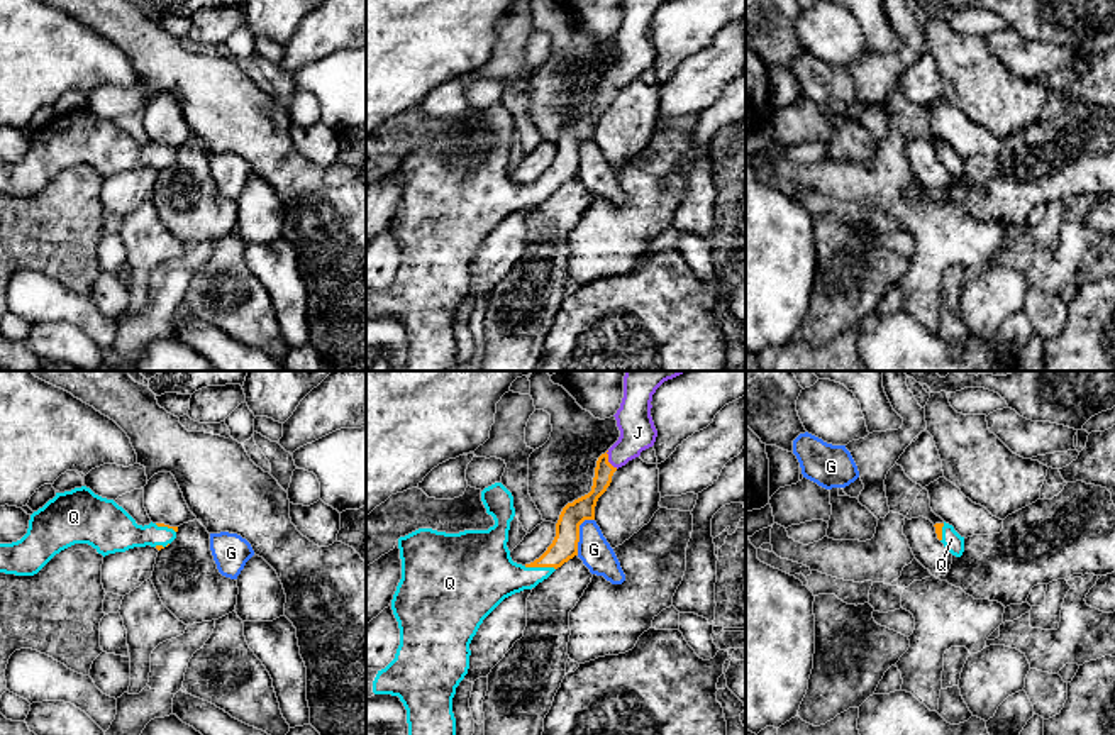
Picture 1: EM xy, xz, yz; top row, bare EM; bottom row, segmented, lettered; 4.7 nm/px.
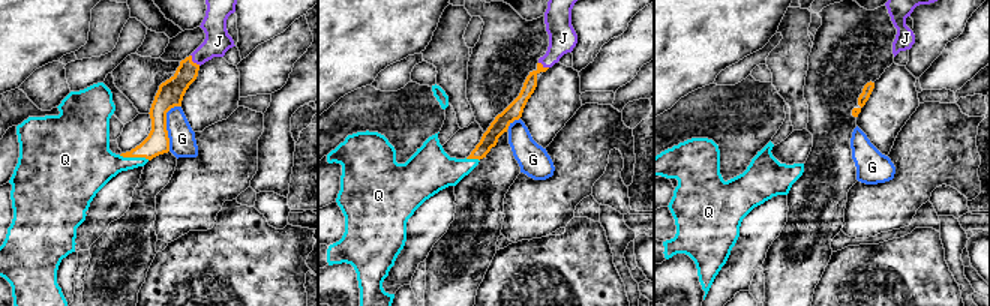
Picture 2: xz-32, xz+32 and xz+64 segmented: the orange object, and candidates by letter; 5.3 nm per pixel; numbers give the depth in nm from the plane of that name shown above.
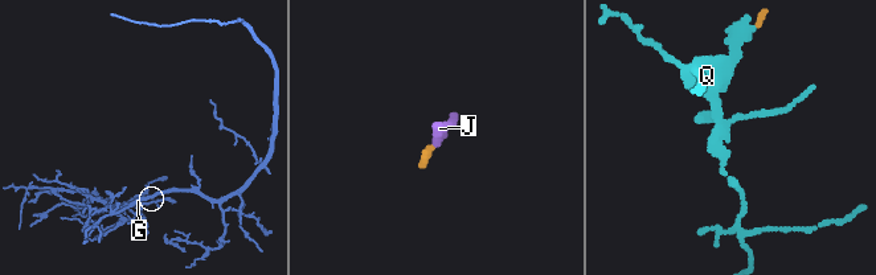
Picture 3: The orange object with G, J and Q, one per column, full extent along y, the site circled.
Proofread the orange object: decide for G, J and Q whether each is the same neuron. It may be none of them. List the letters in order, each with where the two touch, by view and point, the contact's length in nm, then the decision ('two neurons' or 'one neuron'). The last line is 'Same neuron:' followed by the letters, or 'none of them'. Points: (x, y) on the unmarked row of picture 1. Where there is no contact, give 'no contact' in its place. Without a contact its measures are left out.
G: meets orange in xz at (578, 154); contact 190 nm long; two neurons
J: meets orange in xz at (607, 82); contact 100 nm long; one neuron
Q: meets orange in xz at (539, 187); contact 150 nm long; one neuron
Same neuron: J, Q

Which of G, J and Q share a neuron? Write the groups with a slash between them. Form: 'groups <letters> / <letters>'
groups G / J Q

